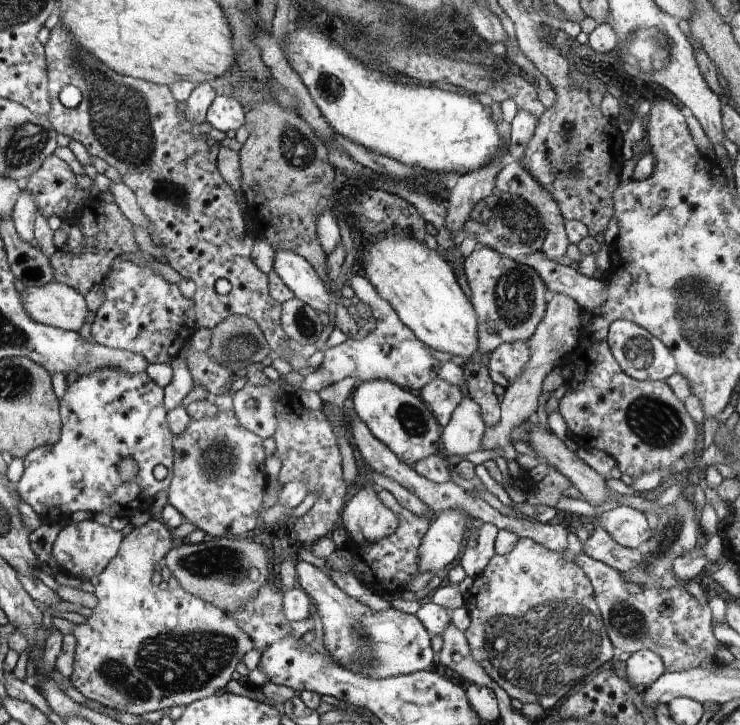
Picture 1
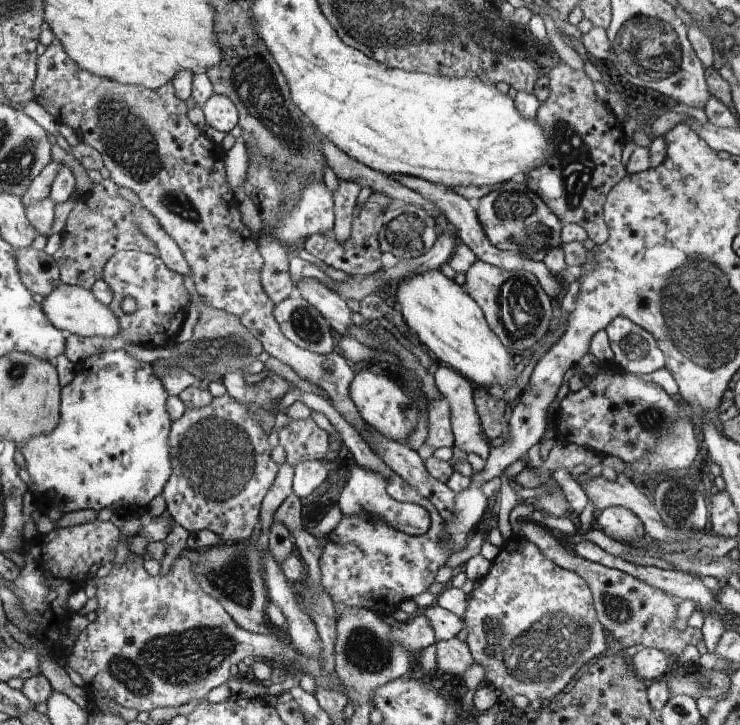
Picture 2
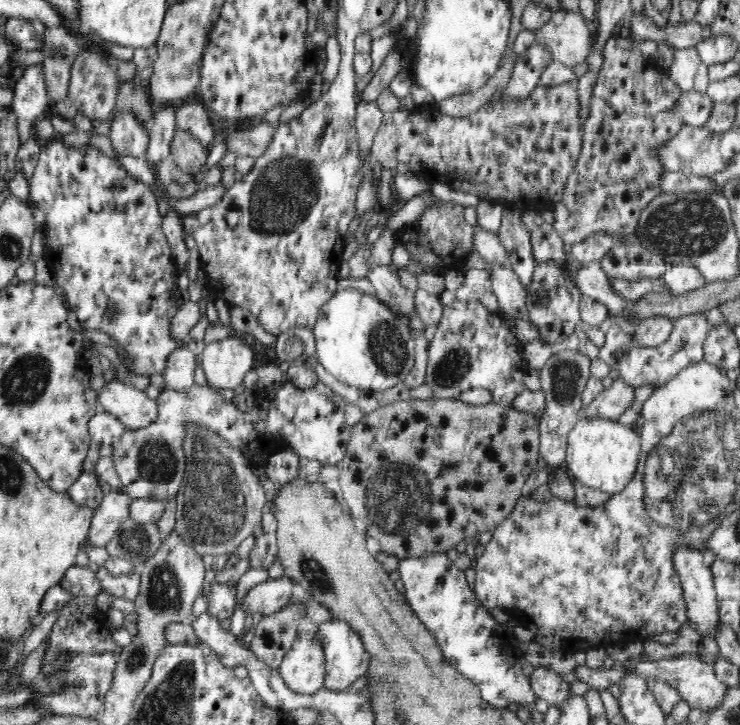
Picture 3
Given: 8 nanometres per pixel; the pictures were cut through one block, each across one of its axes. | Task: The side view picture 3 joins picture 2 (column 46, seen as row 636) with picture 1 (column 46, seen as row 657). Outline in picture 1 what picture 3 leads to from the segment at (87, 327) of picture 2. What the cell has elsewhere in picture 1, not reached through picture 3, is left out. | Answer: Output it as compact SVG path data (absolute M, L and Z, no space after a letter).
M56 280L44 286L26 286L23 301L31 316L42 324L79 332L90 314L79 290Z

